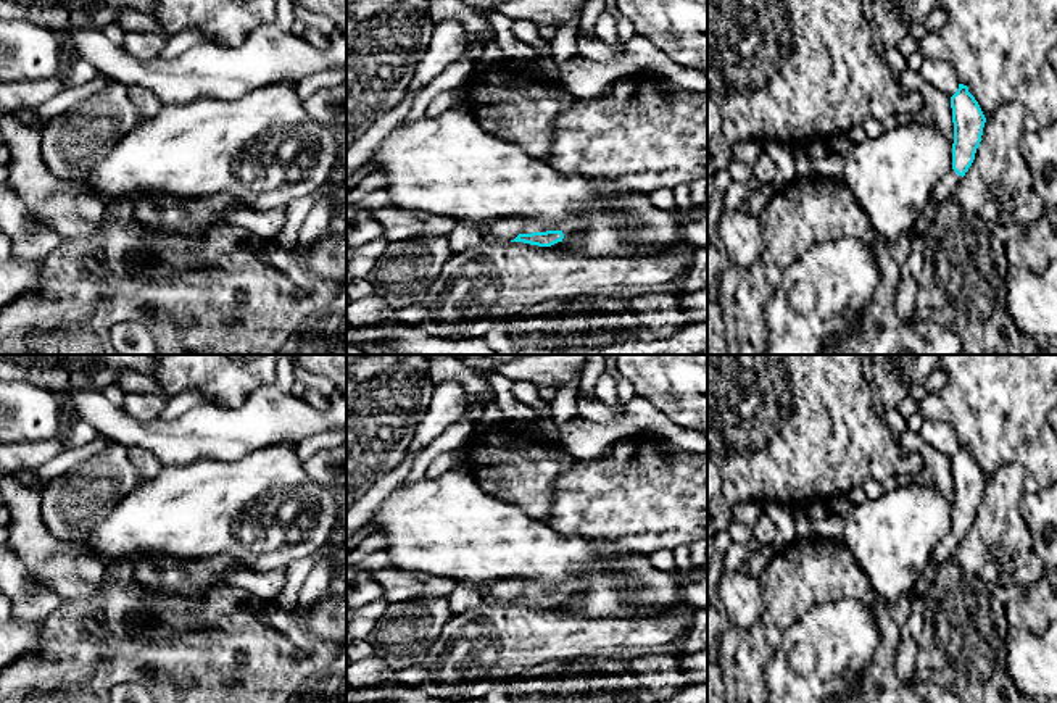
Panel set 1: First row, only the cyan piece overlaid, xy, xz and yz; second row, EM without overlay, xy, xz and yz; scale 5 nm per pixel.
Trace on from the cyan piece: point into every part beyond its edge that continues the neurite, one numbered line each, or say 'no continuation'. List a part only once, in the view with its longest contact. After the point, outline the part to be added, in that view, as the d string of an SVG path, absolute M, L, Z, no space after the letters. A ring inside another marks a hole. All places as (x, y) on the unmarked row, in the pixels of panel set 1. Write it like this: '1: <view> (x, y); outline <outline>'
1: xz (505, 590); outline M499 580L488 585L487 598L495 603L511 603L519 595L562 592L561 589L545 589L541 585L524 580Z

